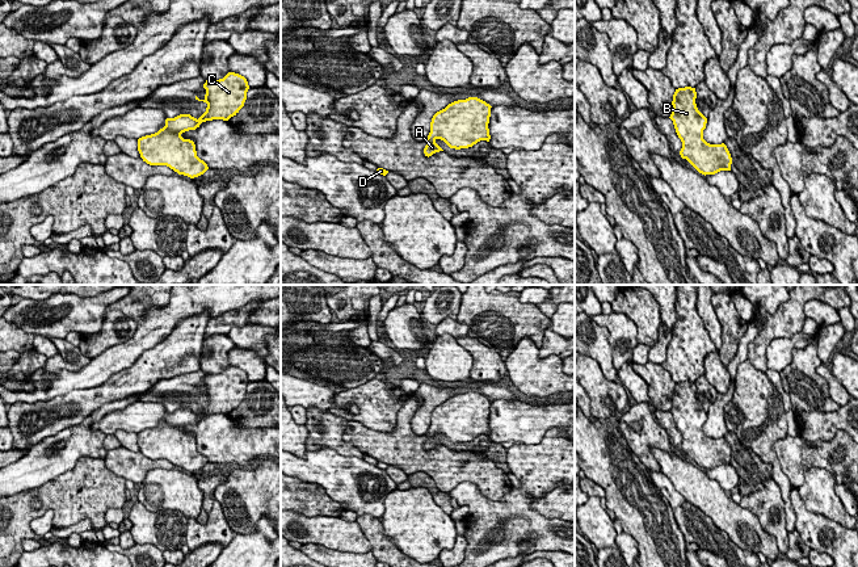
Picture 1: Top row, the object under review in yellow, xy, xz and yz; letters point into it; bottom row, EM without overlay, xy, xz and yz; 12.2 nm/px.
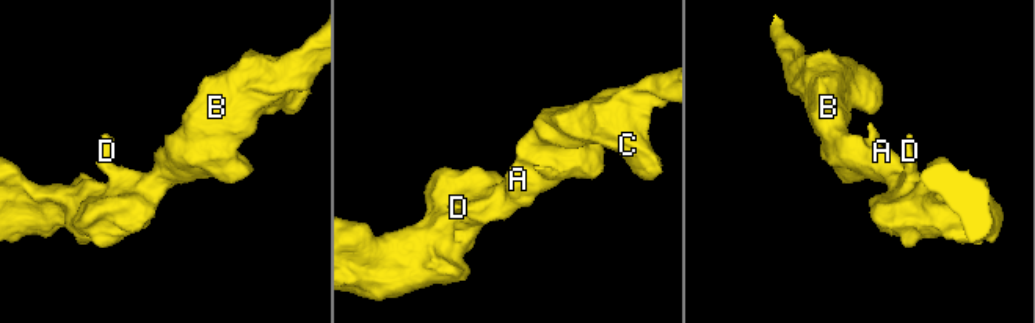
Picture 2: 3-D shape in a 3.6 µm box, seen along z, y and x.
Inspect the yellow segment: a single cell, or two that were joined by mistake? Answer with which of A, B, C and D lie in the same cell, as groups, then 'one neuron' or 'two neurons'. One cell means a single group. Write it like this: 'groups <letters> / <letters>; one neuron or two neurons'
groups A B C D; one neuron

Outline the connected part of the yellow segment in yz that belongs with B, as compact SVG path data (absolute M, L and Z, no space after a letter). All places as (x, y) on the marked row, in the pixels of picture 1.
M691 87L678 88L673 94L669 118L682 142L680 155L705 176L731 171L732 158L727 146L710 144L703 139L707 118L698 110L695 98L697 92Z

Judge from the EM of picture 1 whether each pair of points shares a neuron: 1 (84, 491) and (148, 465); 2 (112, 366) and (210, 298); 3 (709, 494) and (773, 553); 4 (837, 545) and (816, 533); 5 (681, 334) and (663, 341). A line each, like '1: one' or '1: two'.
1: two
2: one
3: one
4: one
5: two

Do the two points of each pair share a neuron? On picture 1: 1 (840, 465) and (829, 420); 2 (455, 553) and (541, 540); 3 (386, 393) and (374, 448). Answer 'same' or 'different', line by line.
1: different
2: different
3: different

